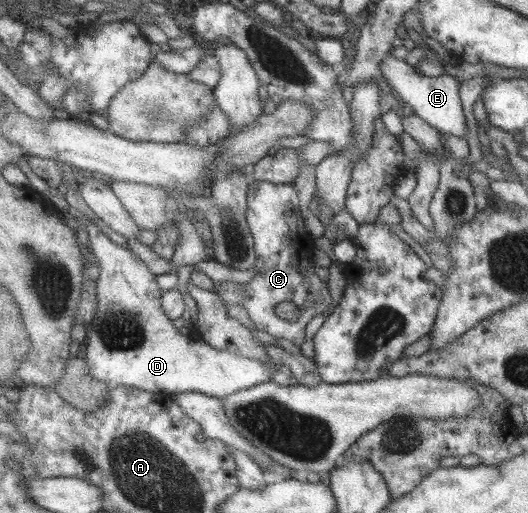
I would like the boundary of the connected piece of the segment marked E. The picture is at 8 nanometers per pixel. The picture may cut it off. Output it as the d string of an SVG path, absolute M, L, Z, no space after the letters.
M389 54L382 60L381 69L383 77L394 90L395 96L404 103L409 104L418 118L425 120L426 124L442 134L448 133L466 140L466 125L462 107L460 107L458 82L454 77L446 73L442 73L436 78L416 75L414 67L407 65L404 60L390 57Z

